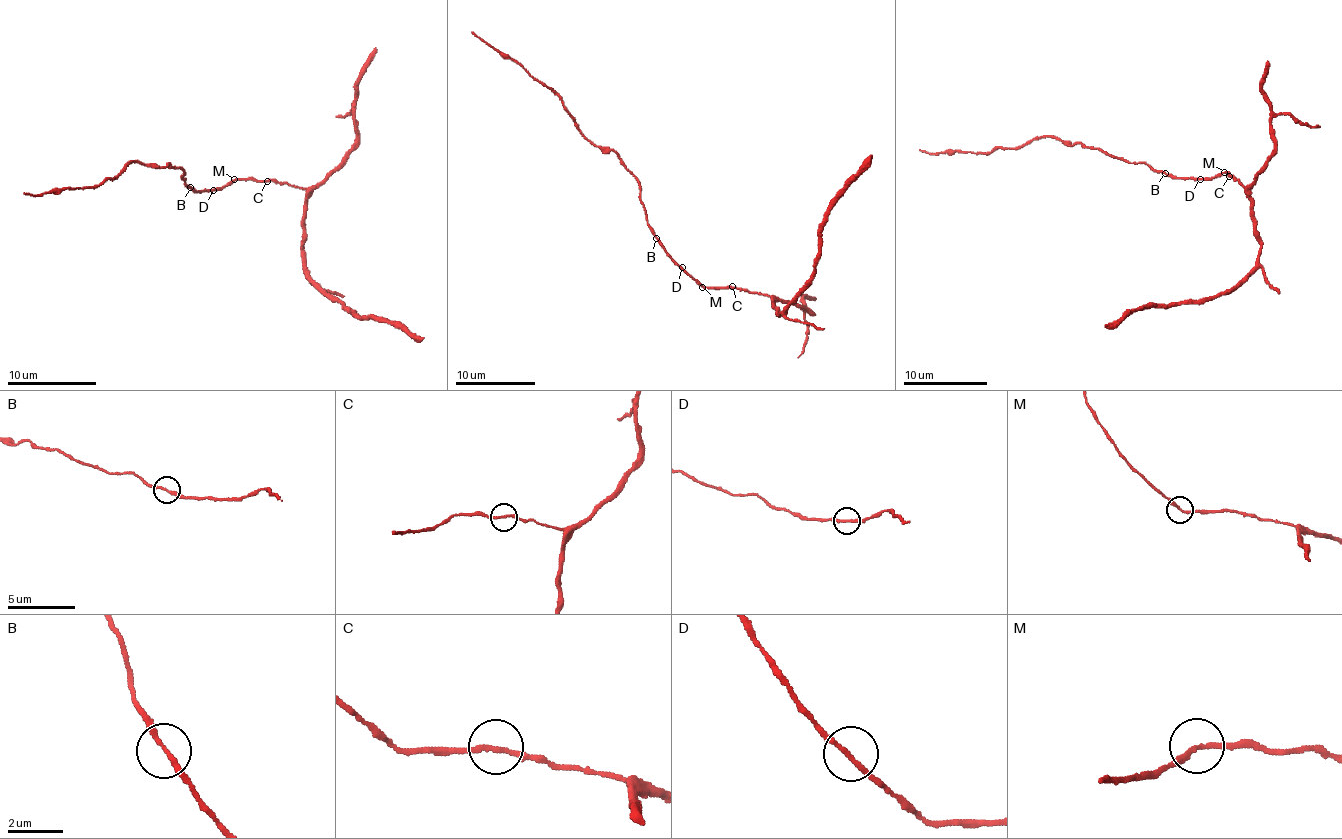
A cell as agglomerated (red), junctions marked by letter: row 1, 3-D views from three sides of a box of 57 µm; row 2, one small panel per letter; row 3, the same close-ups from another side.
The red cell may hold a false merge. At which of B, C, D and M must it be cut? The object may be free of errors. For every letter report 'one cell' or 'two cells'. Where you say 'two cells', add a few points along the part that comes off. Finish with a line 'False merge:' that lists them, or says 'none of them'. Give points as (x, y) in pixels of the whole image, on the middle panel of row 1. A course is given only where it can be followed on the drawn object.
B: one cell
C: one cell
D: one cell
M: one cell
False merge: none of them

